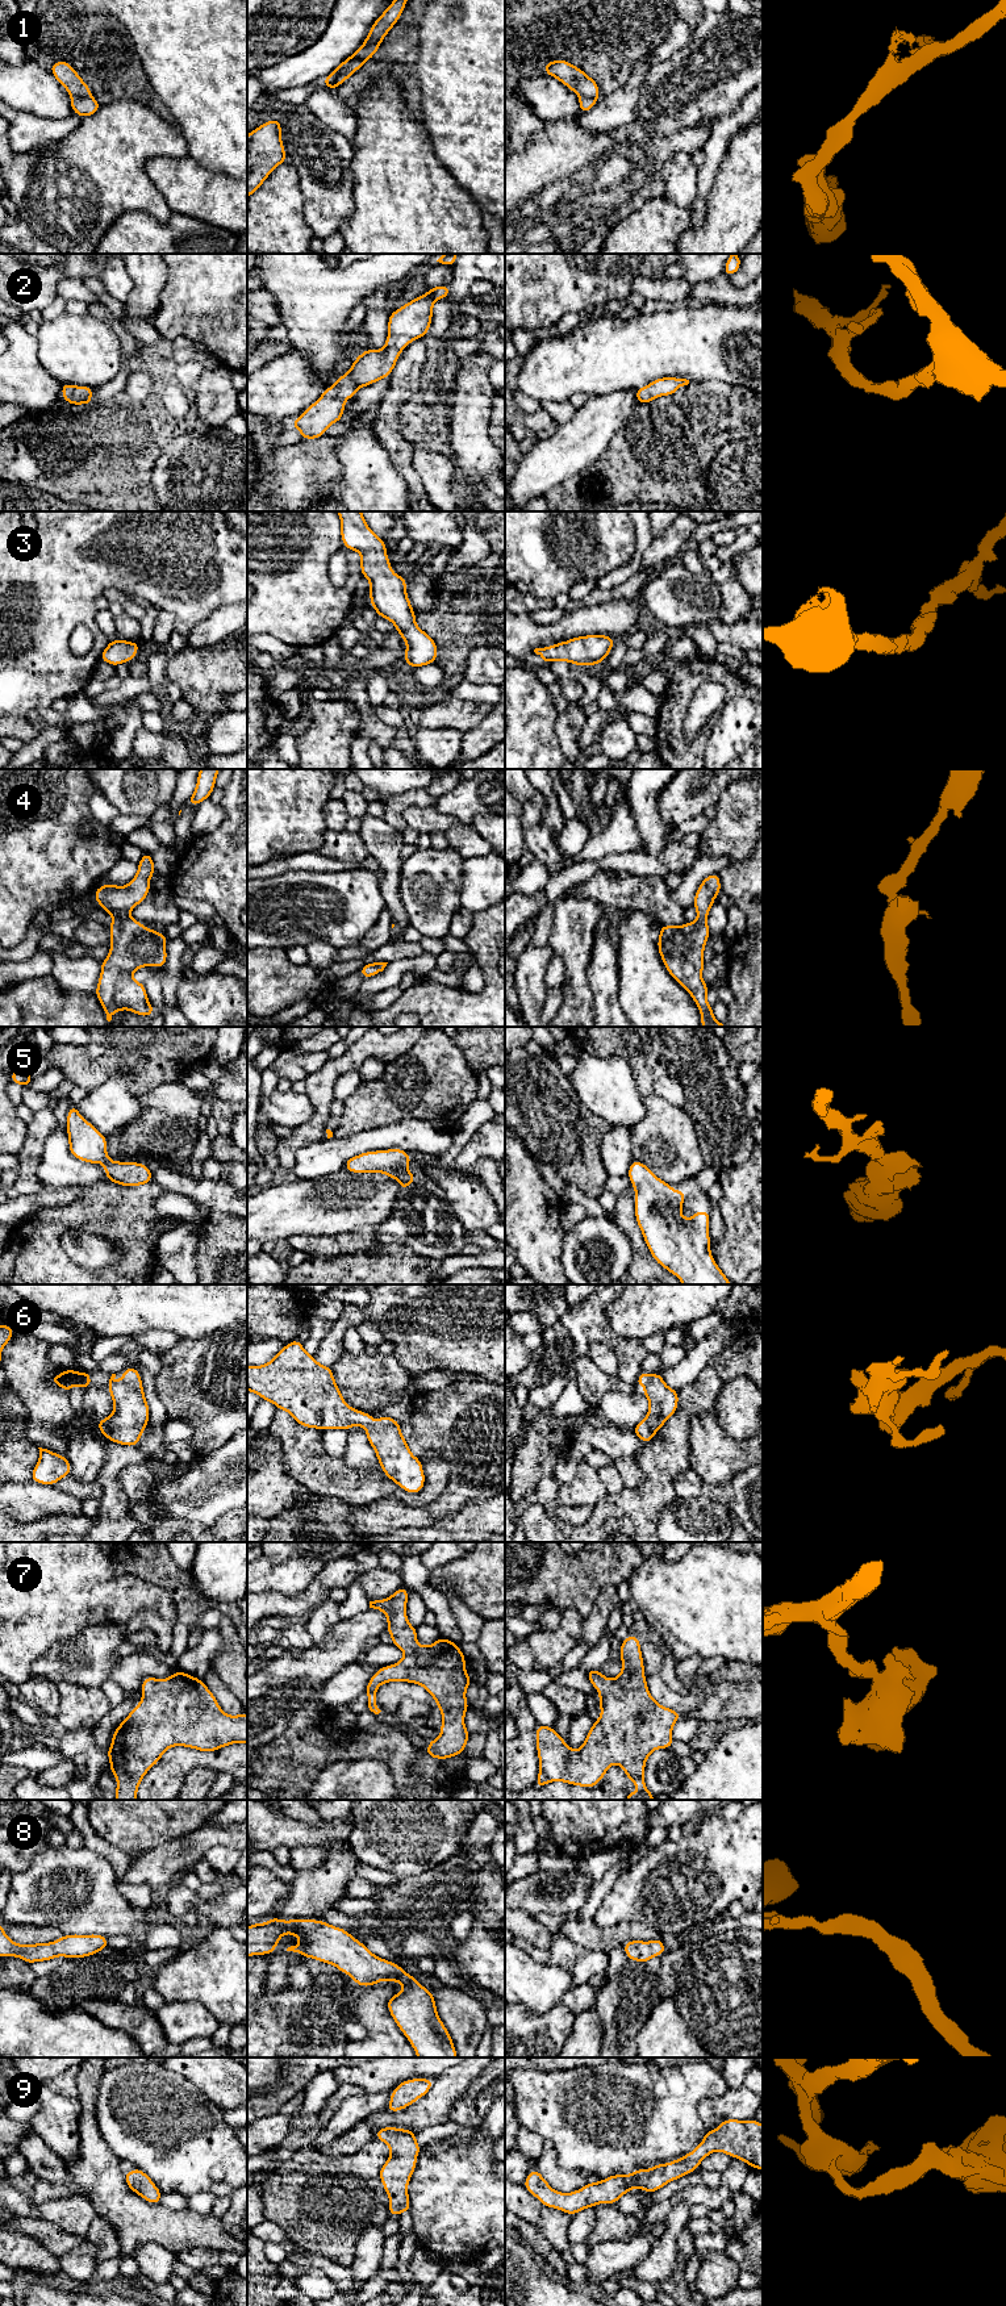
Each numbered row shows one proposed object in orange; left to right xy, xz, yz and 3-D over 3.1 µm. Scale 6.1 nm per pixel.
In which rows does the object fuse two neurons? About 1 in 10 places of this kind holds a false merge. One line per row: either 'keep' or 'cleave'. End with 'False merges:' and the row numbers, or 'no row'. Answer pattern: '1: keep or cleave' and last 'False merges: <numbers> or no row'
1: cleave
2: keep
3: keep
4: keep
5: keep
6: keep
7: keep
8: keep
9: keep
False merges: 1

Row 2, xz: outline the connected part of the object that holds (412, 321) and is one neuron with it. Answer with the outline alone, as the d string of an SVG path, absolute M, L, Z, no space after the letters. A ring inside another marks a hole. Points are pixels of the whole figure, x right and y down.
M446 284L431 287L426 294L418 296L400 309L392 312L388 319L388 338L384 347L380 351L367 348L364 352L362 352L354 360L348 372L339 376L330 388L322 390L322 396L291 423L292 427L301 433L301 439L318 439L320 436L325 435L330 425L343 418L346 400L354 397L360 388L389 377L401 351L410 342L423 338L426 334L429 334L434 302L439 298L448 298L448 294L450 287Z

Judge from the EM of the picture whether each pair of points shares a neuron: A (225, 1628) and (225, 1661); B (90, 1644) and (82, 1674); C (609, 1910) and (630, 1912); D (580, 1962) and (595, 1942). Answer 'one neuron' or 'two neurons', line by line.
A: one neuron
B: one neuron
C: one neuron
D: two neurons

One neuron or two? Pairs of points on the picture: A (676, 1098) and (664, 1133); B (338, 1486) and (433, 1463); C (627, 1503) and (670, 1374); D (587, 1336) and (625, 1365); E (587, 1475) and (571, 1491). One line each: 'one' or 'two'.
A: two
B: one
C: two
D: one
E: one

